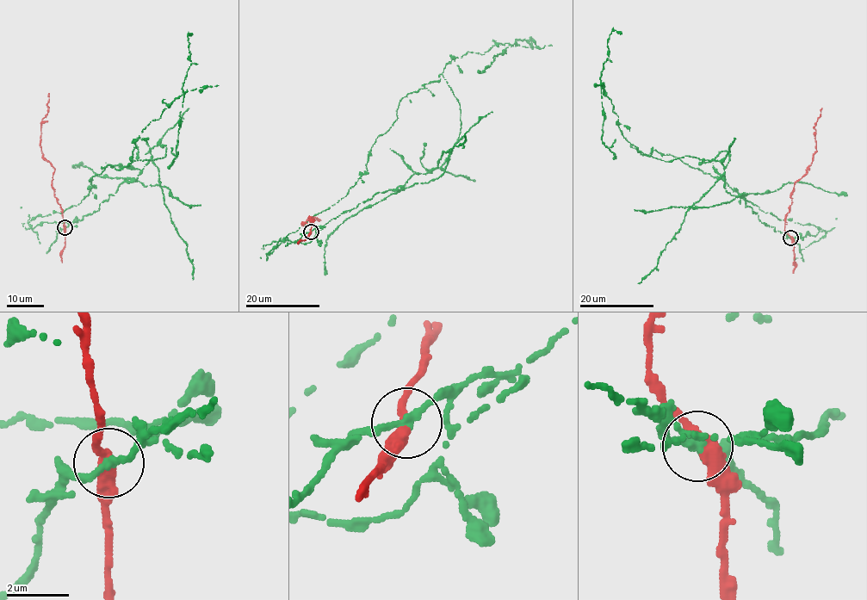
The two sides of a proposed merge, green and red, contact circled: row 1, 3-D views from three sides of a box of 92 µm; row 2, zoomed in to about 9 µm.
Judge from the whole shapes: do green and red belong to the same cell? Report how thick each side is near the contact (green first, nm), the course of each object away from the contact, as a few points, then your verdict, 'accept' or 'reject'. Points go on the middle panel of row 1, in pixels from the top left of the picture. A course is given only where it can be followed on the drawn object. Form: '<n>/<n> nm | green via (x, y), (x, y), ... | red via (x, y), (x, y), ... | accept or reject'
240/420 nm | green via (311, 231), (442, 164), (461, 121), (442, 74), (401, 100), (397, 119), (373, 145), (367, 170), (303, 225) | red via (311, 231), (314, 219), (309, 220), (312, 217), (312, 222), (301, 224), (313, 218), (320, 220) | reject

